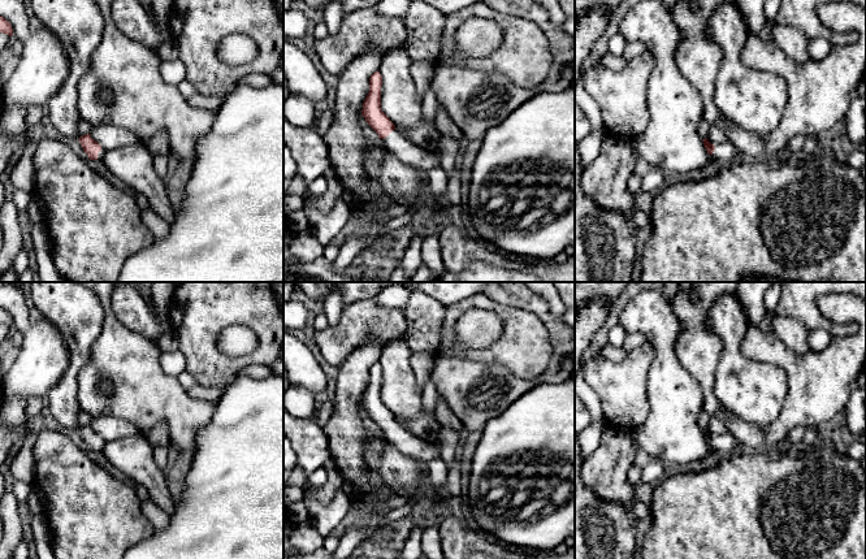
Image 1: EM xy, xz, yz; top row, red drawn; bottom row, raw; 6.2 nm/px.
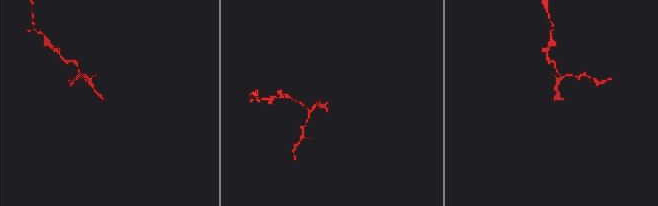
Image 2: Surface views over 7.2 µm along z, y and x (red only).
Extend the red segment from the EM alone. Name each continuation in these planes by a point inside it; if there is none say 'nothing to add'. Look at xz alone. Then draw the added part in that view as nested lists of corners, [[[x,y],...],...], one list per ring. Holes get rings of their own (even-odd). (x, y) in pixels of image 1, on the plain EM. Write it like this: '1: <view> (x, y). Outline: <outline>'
1: xz (410, 445). Outline: [[[393,421],[384,429],[386,441],[394,445],[403,455],[428,464],[440,456],[440,448],[413,436],[404,426]]]

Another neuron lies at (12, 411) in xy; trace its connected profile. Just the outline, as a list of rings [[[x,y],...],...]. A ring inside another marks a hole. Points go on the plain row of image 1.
[[[21,396],[3,399],[0,404],[0,419],[10,430],[17,430],[29,424],[26,400]]]

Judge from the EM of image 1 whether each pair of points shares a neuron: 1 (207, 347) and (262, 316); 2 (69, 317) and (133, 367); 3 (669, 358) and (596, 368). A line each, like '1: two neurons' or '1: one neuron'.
1: one neuron
2: two neurons
3: two neurons

